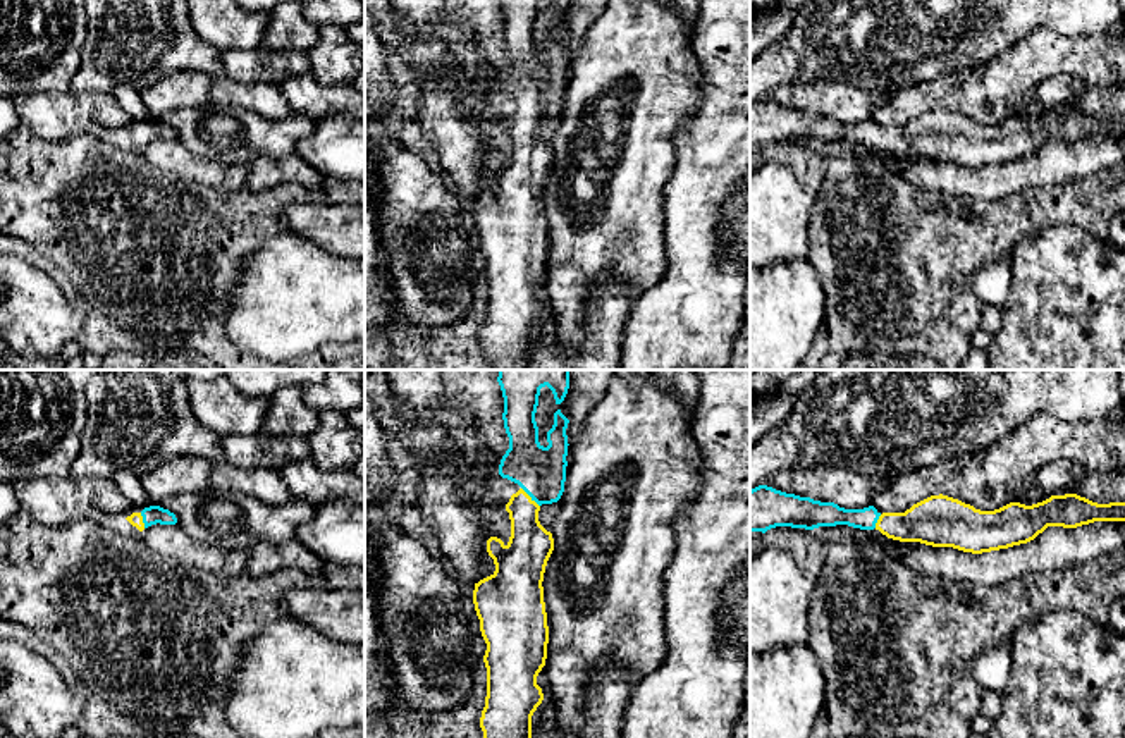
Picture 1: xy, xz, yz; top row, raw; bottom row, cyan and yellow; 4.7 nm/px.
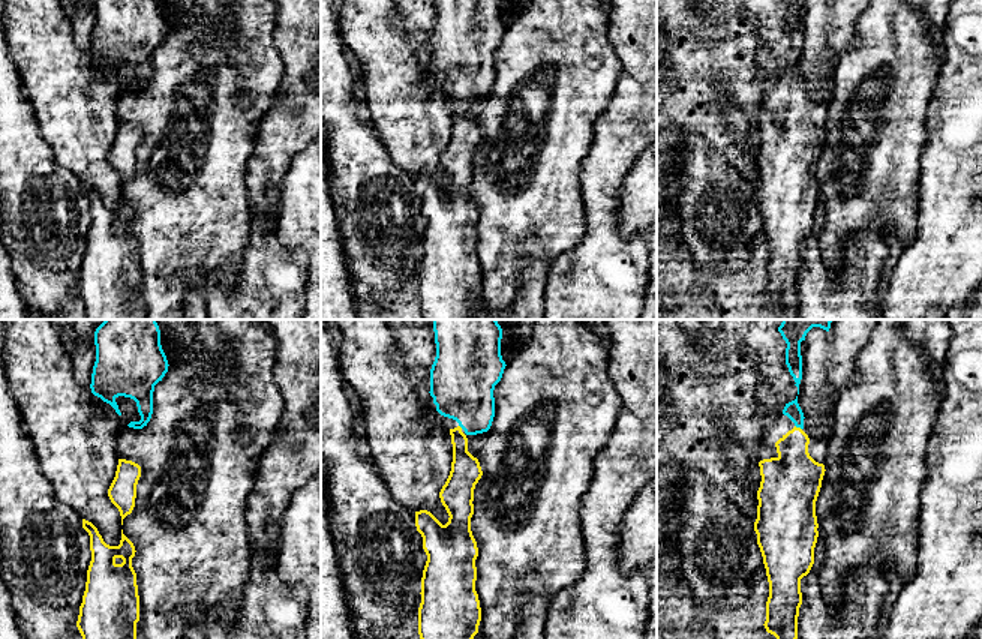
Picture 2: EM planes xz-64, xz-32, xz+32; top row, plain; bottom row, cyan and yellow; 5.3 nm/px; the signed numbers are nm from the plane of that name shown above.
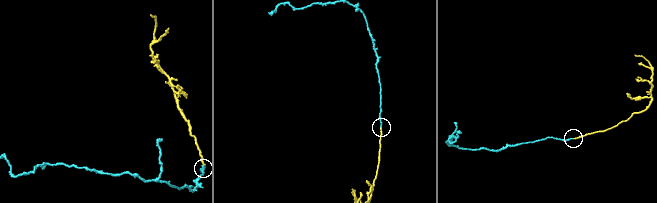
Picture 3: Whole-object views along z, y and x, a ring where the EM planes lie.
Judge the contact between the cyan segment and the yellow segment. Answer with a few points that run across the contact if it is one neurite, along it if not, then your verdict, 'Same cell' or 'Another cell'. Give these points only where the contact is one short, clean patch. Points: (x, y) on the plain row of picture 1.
Line: xz (540, 86), (540, 98), (530, 110), (530, 160). Same cell

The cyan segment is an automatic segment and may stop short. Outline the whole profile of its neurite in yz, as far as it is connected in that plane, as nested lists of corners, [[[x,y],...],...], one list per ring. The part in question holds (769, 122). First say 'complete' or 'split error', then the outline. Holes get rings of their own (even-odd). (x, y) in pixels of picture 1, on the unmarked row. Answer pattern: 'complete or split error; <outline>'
split error; [[[767,100],[750,105],[750,148],[765,148],[776,141],[814,145],[848,139],[860,145],[876,143],[900,157],[953,162],[972,169],[1027,158],[1048,141],[1077,143],[1094,136],[1125,136],[1125,117],[1097,119],[1077,108],[1065,108],[1032,120],[1010,117],[994,126],[981,126],[939,108],[905,127],[881,129],[874,120],[845,124]]]

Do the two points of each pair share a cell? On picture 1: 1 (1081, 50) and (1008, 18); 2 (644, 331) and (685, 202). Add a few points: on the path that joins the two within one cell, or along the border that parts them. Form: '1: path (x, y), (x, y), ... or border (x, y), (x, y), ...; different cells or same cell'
1: border (1074, 36), (1034, 28), (1002, 52); different cells
2: path (676, 298), (685, 289), (685, 234); same cell

